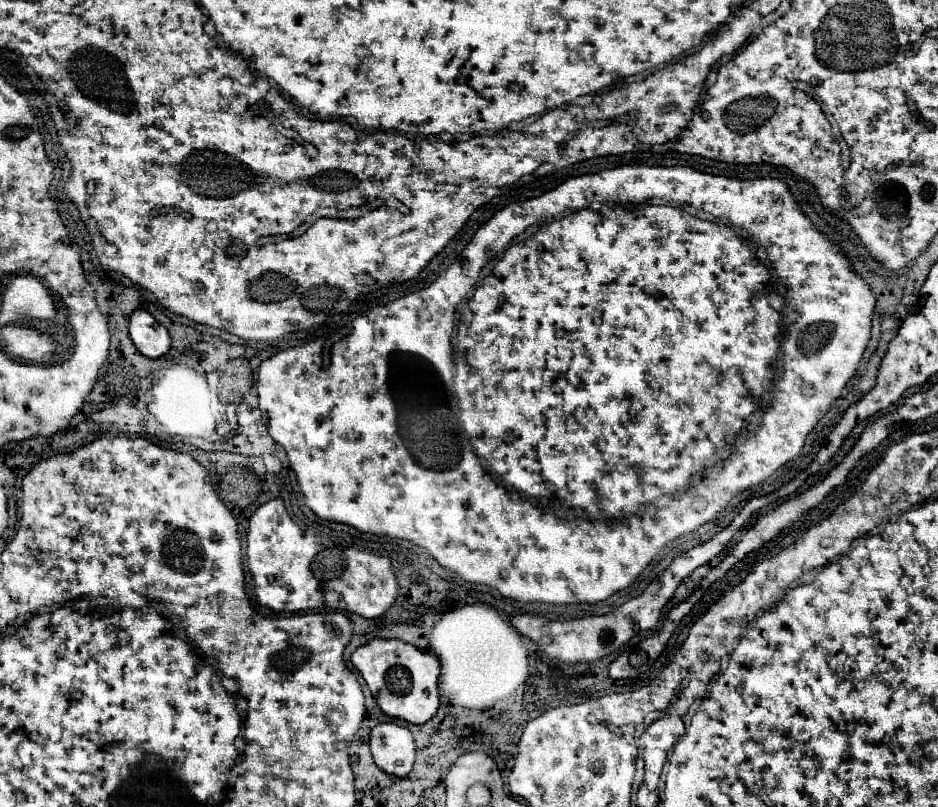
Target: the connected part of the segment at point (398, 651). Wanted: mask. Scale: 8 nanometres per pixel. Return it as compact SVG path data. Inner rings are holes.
M371 640L351 654L351 662L365 678L373 698L385 714L411 724L425 724L437 712L439 662L435 654L421 652L413 644L401 640Z

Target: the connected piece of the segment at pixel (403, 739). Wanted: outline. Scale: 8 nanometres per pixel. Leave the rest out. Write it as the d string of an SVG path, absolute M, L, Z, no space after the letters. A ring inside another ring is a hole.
M377 724L371 730L371 754L383 772L405 778L415 762L413 734L399 724Z

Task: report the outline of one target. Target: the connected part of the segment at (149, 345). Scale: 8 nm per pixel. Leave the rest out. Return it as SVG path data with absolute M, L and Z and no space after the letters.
M135 310L129 318L129 334L137 350L147 358L161 358L171 348L171 336L149 312Z

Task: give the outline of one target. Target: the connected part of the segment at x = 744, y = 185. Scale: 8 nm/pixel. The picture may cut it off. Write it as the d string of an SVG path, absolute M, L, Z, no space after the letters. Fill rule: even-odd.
M626 165L611 168L611 170L601 170L597 174L587 174L587 176L579 176L579 178L569 178L557 188L545 192L544 194L537 196L537 198L531 198L531 200L525 200L525 202L513 202L509 206L505 206L503 210L499 210L493 218L489 218L477 232L475 236L471 238L471 242L465 246L465 250L461 252L459 256L461 260L455 260L433 284L421 288L421 290L415 290L403 298L398 298L392 302L389 302L383 306L376 306L368 313L357 316L355 318L355 326L351 322L350 333L345 339L340 339L335 343L335 352L325 350L325 342L323 340L315 340L315 342L309 342L309 344L303 344L303 346L297 346L297 348L287 348L287 350L281 350L277 352L275 356L267 358L261 368L259 368L259 384L257 384L257 392L259 392L259 408L261 412L267 414L267 428L269 428L269 434L271 438L281 444L285 450L287 450L287 456L289 456L289 462L291 462L291 468L295 470L297 474L297 482L301 486L301 492L305 496L305 502L307 506L323 520L331 520L331 522L341 522L341 524L349 524L353 526L355 530L359 532L365 532L365 534L377 534L377 536L393 536L393 538L403 538L403 540L409 540L409 542L415 542L417 546L425 548L445 570L461 576L463 580L467 582L473 582L473 584L487 584L491 588L497 588L503 596L507 598L513 598L513 600L519 600L519 602L545 602L545 604L557 604L557 606L563 606L563 604L595 604L595 602L601 602L601 600L607 600L611 594L627 588L629 584L635 582L635 578L649 566L649 562L671 542L671 540L677 540L693 530L697 530L699 526L711 522L717 518L717 514L727 506L727 504L737 494L741 494L747 488L767 480L771 474L775 474L781 466L785 466L787 462L791 462L793 458L797 458L801 454L801 448L805 446L805 440L809 436L809 432L817 426L817 422L829 412L831 404L841 396L843 388L847 386L847 382L855 376L857 372L857 366L863 358L863 352L871 340L871 324L873 324L873 314L875 314L875 306L877 306L877 294L871 290L871 286L853 270L853 264L851 260L847 258L847 254L835 244L831 242L831 238L827 238L823 232L819 232L815 228L815 224L801 212L795 196L791 194L789 186L783 182L783 180L777 180L777 178L757 178L757 180L737 180L737 178L727 178L727 176L713 176L713 174L705 174L705 172L699 172L695 168L689 168L689 166L647 166L647 165ZM593 200L609 200L609 202L644 202L639 205L623 205L623 204L609 204L608 202L601 202L601 210L591 210L589 204ZM569 210L575 210L559 220L553 220L551 224L543 224L543 220L549 220L553 216L559 216L563 212L569 212ZM427 396L427 420L431 420L431 432L433 432L433 438L429 440L427 438L411 438L411 440L405 440L399 436L399 402L423 402ZM457 430L463 430L469 434L469 438L457 438ZM477 456L483 460L483 464L487 466L487 470L501 482L501 484L495 484L495 480L483 470L483 466L479 464Z

